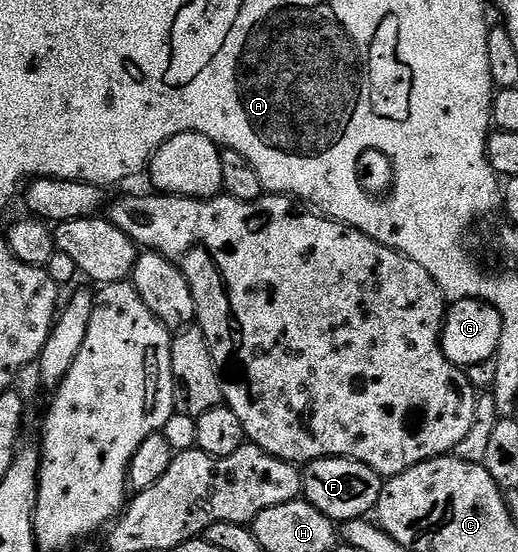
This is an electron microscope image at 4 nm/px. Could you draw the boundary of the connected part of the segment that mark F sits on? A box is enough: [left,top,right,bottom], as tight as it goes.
[301,458,384,524]

